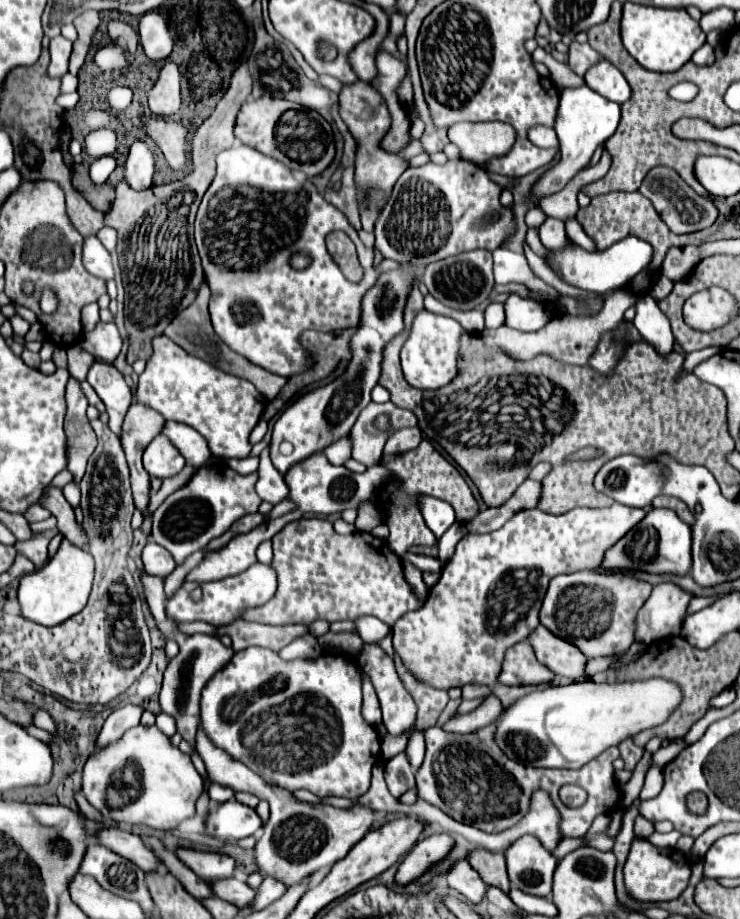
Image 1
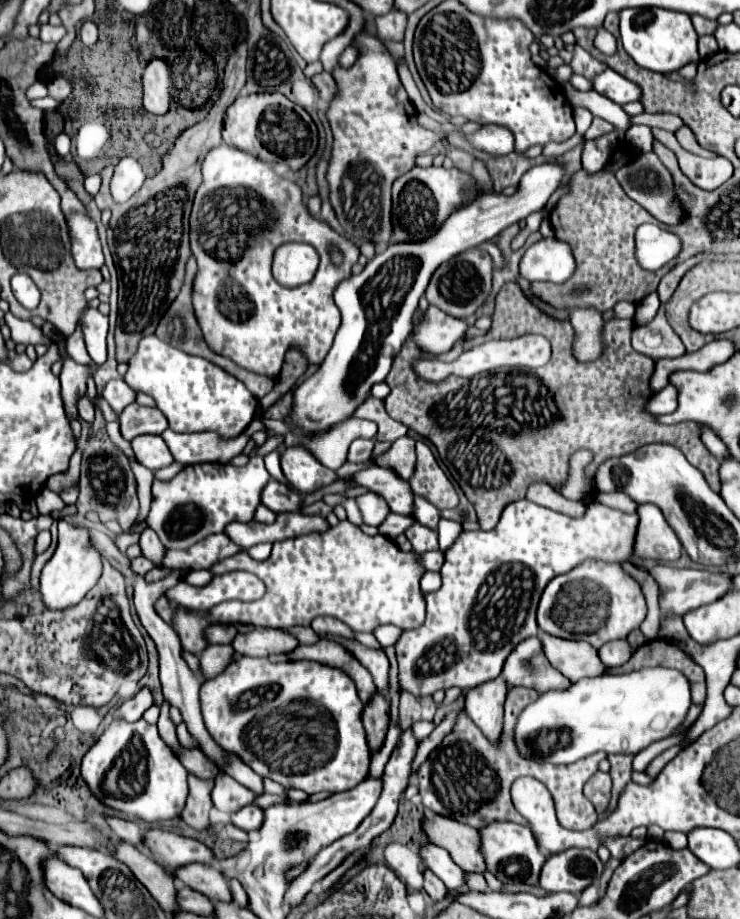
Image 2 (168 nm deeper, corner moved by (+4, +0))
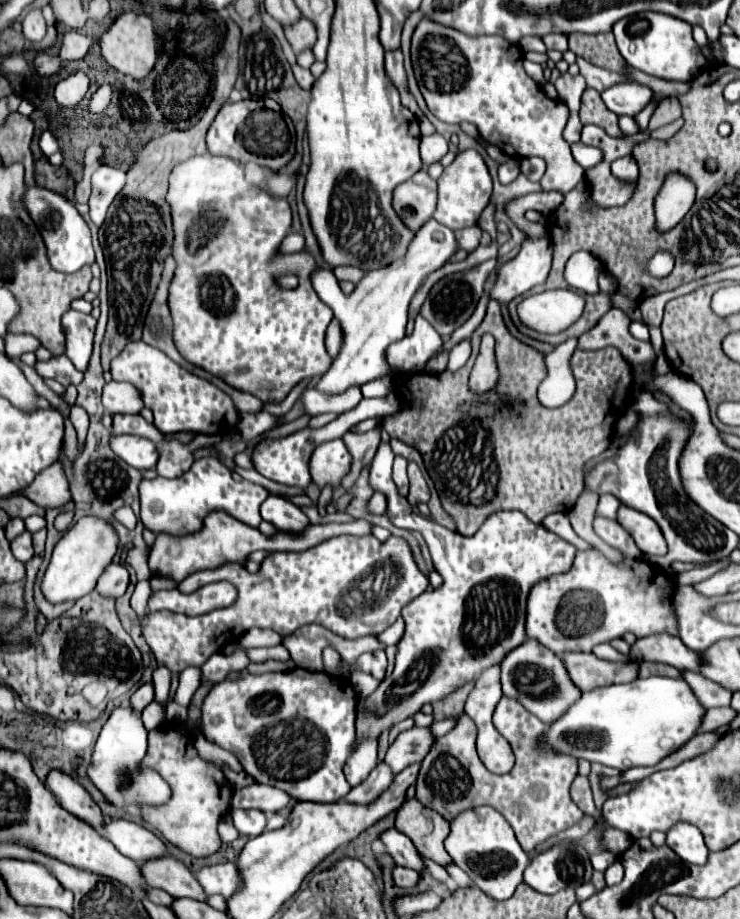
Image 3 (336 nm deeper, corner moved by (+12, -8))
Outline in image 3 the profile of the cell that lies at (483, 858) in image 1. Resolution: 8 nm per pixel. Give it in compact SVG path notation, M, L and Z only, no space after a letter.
M406 798L406 802L398 808L396 830L406 834L422 856L442 866L452 862L442 844L450 830L448 820L440 818L440 814L436 814L434 810L422 806L418 798Z

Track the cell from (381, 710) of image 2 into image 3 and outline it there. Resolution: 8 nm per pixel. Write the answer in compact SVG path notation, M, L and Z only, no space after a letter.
M368 740L368 742L362 742L348 758L346 766L344 766L344 774L350 782L350 786L358 786L358 782L362 782L378 764L378 758L376 758L376 748L378 748L378 742L376 740Z

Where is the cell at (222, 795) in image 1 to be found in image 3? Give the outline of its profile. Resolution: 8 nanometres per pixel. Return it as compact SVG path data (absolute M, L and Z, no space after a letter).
M254 782L254 784L246 786L244 790L236 790L230 806L244 808L244 810L256 808L256 810L262 810L266 814L272 814L272 812L284 810L288 806L288 802L290 802L290 798L282 790Z

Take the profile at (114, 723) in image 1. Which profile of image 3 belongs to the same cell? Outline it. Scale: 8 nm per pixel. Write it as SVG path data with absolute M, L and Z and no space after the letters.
M146 682L146 684L142 684L142 686L132 694L130 704L132 704L132 708L134 708L136 712L142 712L152 700L154 700L154 686L152 686L152 682Z

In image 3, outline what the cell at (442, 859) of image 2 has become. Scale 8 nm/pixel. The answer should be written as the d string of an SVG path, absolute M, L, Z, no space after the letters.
M388 828L380 834L380 842L384 844L386 852L392 856L392 860L400 866L406 866L406 868L414 868L414 870L424 870L424 864L420 860L420 854L416 850L416 846L402 834L402 832L396 832L394 828Z

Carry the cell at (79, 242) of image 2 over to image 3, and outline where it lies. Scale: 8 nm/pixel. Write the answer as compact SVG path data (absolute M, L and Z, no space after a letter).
M26 186L24 204L28 206L28 214L32 214L32 222L40 228L40 236L44 238L48 250L48 262L58 272L78 272L84 264L94 264L94 248L90 240L90 228L76 210L74 202L66 200L62 194L40 188Z

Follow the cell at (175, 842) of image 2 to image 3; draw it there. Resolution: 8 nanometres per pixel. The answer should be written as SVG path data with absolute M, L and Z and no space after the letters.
M126 818L104 820L102 836L108 838L116 846L116 850L120 850L120 854L134 860L136 864L142 864L150 858L166 856L164 842L156 838L148 828L140 826L138 830L138 826L140 824L130 822Z

